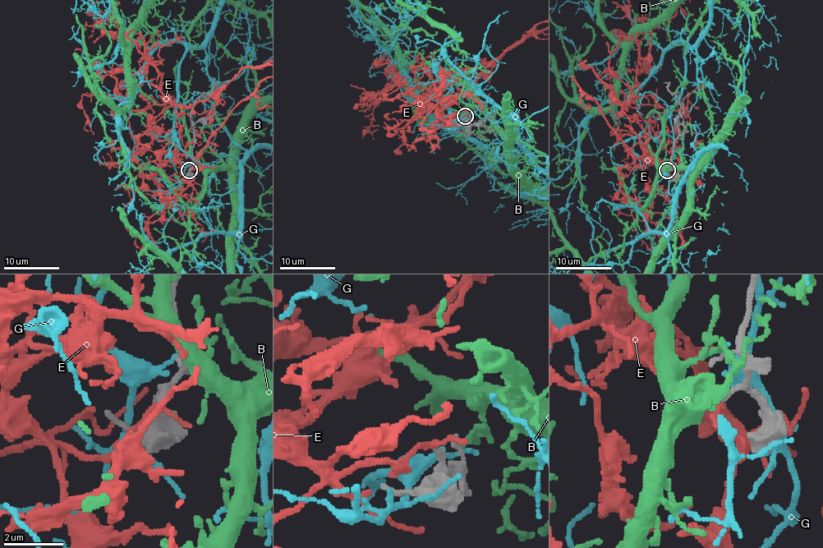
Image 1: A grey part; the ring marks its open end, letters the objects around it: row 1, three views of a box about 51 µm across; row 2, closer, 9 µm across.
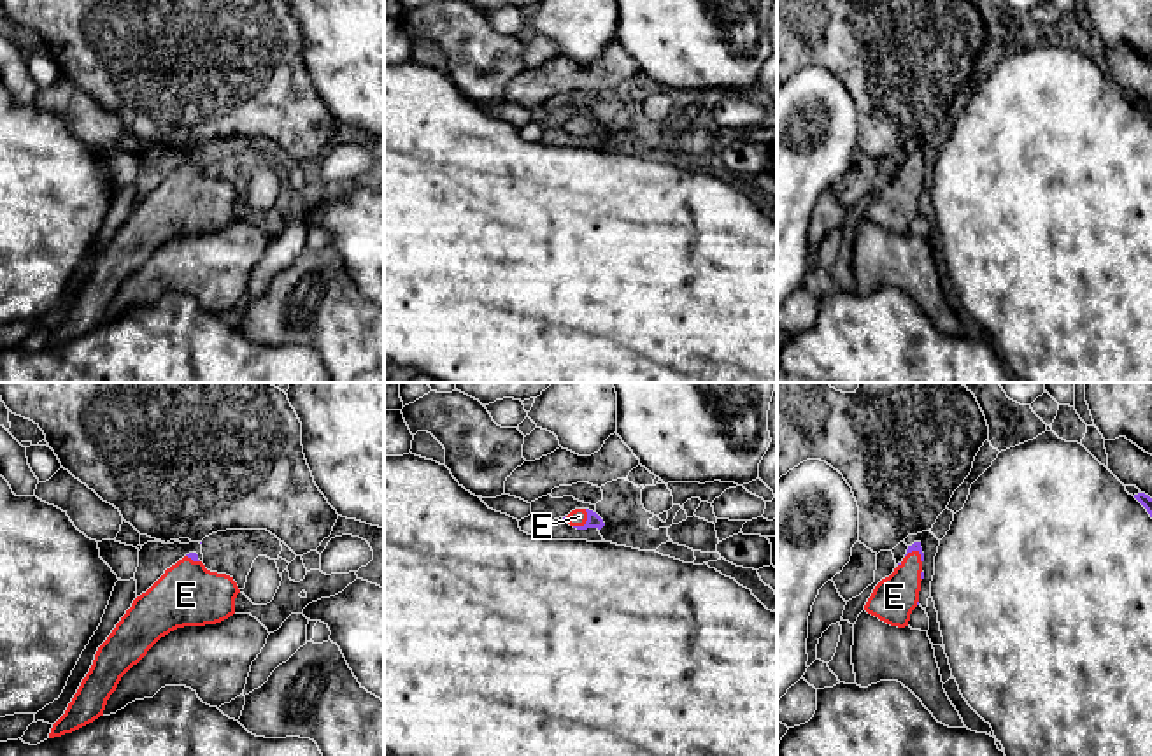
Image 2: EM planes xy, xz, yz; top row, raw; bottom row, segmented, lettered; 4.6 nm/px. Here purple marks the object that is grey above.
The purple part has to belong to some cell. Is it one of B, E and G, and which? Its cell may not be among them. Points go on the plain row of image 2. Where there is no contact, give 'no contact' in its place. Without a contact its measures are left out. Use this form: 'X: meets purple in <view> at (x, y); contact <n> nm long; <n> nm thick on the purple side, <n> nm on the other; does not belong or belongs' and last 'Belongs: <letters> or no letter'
B: no contact; does not belong
E: meets purple in xz at (586, 128); contact 110 nm long; 60 nm thick on the purple side, 80 nm on the other; belongs
G: no contact; does not belong
Belongs: E

